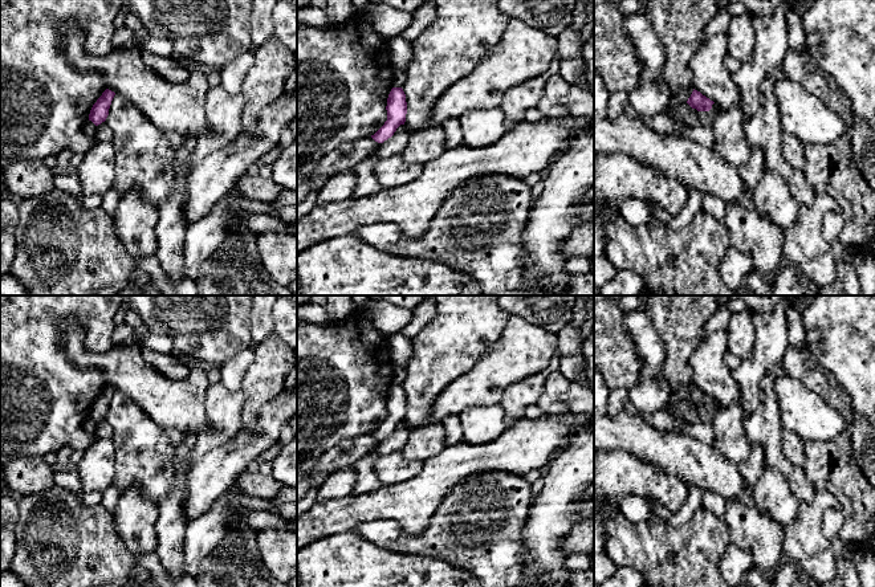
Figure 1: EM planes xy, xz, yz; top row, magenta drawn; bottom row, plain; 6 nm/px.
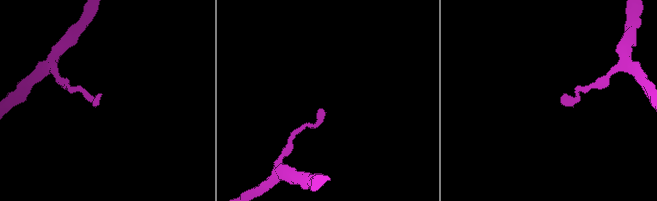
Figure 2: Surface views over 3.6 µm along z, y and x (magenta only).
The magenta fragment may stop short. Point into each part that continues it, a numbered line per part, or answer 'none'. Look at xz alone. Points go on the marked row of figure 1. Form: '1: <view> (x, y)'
none

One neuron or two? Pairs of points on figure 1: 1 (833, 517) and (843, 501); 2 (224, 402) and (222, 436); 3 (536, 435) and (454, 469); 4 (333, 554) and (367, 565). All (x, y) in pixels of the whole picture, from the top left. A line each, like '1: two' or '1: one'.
1: one
2: one
3: one
4: one

